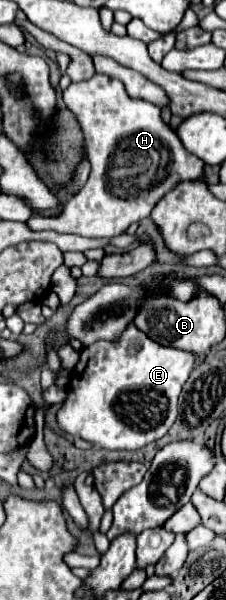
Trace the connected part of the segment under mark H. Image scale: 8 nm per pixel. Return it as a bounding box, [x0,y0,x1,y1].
[27,73,205,237]

